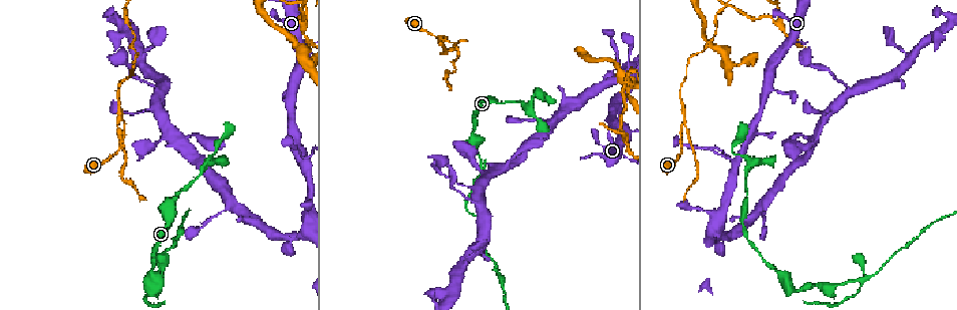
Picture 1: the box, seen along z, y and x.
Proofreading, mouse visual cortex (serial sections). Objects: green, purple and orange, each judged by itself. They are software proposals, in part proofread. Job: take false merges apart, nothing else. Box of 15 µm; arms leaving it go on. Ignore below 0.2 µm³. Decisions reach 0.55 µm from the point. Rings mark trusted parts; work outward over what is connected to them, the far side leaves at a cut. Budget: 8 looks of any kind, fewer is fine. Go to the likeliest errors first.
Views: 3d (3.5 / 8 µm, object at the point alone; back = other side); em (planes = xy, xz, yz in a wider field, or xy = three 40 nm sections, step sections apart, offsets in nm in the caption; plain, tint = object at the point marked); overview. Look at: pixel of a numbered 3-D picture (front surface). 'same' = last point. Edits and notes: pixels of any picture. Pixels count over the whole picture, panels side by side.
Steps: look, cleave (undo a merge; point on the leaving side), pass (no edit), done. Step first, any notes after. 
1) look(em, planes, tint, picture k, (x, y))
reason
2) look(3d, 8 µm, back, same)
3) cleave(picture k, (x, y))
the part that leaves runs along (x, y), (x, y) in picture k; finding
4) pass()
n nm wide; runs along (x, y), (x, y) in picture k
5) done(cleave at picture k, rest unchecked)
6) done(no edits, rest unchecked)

look(em, planes, tint, picture 1, (444, 37))
narrows sharply

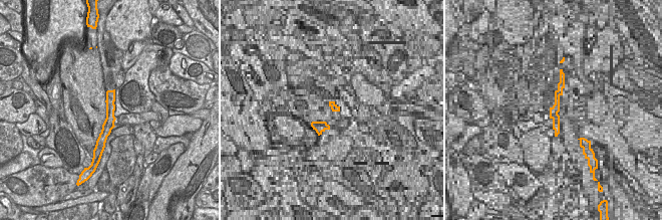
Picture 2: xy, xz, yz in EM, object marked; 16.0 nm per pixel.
look(3d, 3.5 µm, same)
see where the arms go

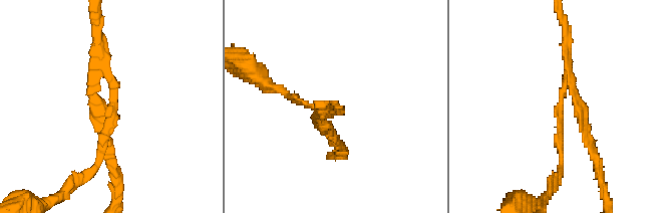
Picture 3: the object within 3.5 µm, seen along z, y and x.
pass()
all the same cell

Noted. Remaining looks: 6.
look(3d, 3.5 µm, picture 1, (475, 145))
sharp bend

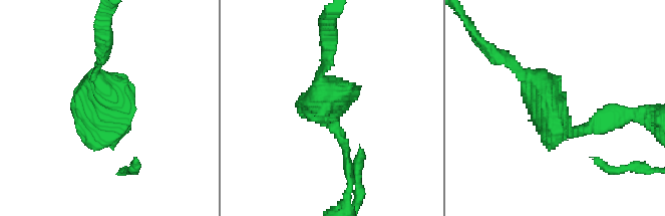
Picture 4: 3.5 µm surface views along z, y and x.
look(em, xy, step 1, tint, picture 4, (102, 130))

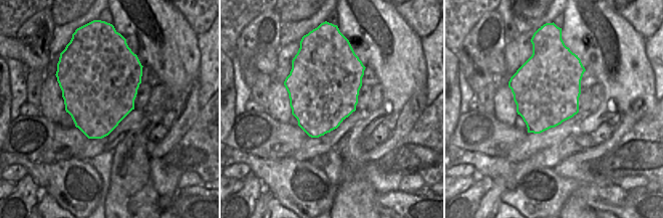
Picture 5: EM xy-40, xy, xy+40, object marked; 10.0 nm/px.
pass()
runs along (521, 72), (557, 129), (614, 119) in picture 4; continuous, no second cell

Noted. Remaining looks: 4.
look(3d, 3.5 µm, picture 1, (866, 276))
sharp bend

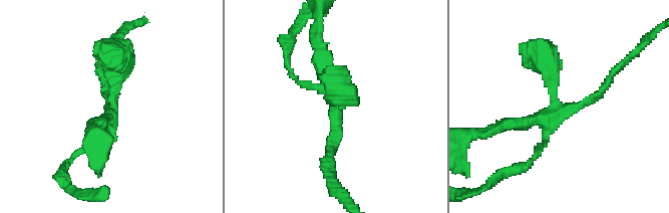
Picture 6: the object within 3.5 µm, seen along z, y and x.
look(em, xy, step 3, tint, picture 6, (555, 111))
now the EM

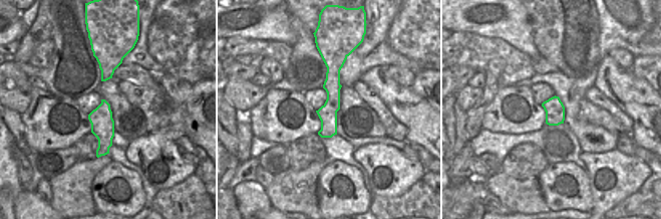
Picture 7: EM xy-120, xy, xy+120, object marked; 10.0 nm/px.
pass()
runs along (337, 55), (323, 135) in picture 7; one cell here

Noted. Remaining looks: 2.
look(3d, 3.5 µm, picture 1, (851, 93))
sudden change in width

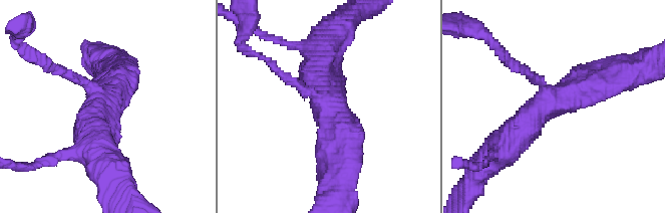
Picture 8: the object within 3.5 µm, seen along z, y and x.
look(em, xy, step 1, tint, picture 8, (101, 101))
need the tissue

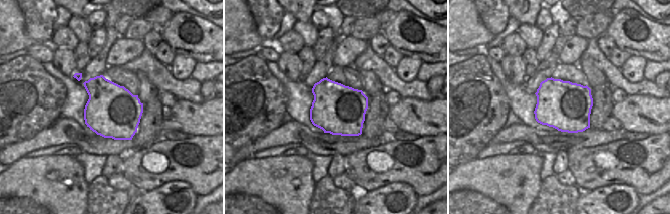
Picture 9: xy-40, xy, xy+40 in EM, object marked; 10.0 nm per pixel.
pass()
500 nm wide; runs along (502, 149), (538, 109), (607, 81) in picture 8; one cell here

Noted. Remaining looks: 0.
done(no edits, rest unchecked)

